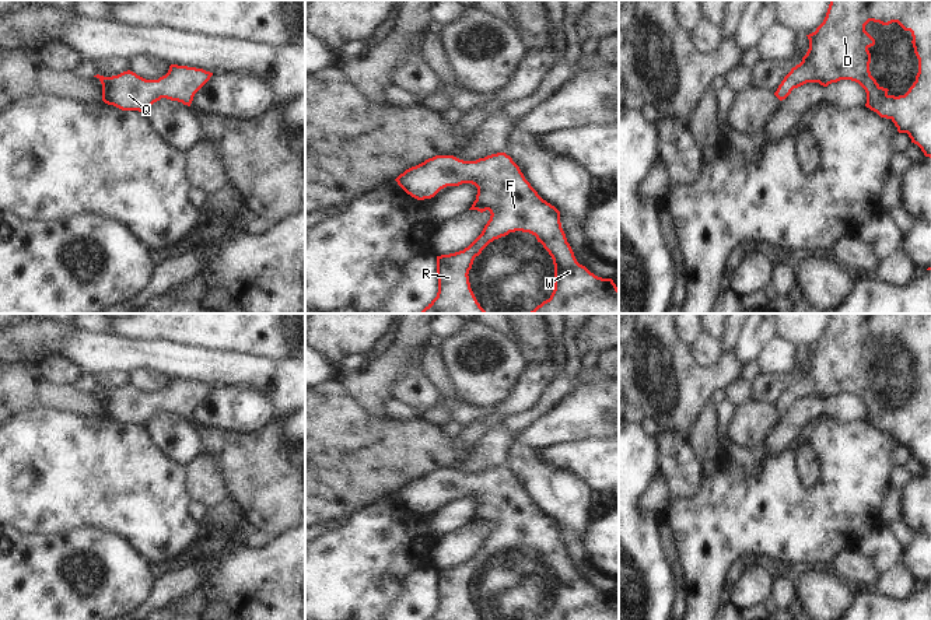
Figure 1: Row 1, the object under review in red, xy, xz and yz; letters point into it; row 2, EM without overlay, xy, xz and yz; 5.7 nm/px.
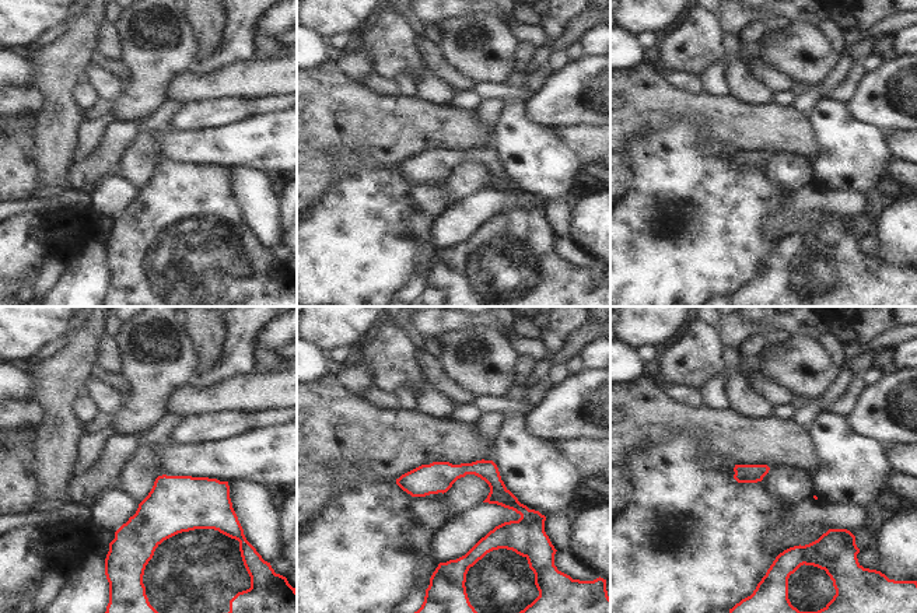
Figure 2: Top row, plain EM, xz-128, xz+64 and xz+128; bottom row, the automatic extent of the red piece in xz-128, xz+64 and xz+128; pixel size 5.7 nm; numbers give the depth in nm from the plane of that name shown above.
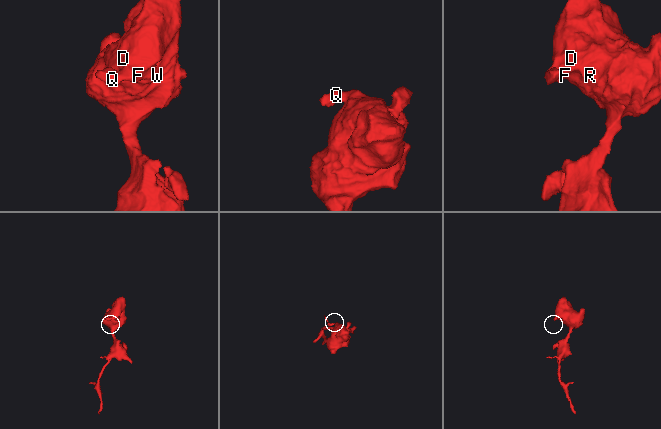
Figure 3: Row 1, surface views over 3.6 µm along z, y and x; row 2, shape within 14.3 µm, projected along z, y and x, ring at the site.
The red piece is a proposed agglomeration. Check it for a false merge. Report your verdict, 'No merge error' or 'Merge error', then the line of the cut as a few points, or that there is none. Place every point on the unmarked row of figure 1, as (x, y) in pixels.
No merge error. No split.

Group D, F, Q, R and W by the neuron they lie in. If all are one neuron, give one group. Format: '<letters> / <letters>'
D F Q R W

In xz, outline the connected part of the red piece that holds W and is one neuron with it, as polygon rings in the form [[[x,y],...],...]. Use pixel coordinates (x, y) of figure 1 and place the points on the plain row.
[[[505,466],[491,467],[476,474],[463,474],[454,469],[435,469],[406,483],[395,494],[417,514],[431,512],[447,500],[472,497],[477,501],[477,508],[469,523],[480,526],[489,523],[491,528],[482,547],[468,561],[437,570],[438,606],[428,620],[480,620],[468,589],[473,574],[490,556],[515,544],[535,549],[553,572],[554,603],[550,612],[538,620],[619,620],[619,602],[613,593],[598,591],[577,575],[561,542],[560,525],[538,508],[519,480]]]

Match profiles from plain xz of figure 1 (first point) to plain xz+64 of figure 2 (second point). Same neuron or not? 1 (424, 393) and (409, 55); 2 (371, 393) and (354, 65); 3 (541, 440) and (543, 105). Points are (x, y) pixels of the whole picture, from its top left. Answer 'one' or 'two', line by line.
1: one
2: one
3: one

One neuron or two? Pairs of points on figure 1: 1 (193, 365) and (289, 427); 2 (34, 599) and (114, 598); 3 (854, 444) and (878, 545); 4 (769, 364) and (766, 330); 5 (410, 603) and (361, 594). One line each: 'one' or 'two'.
1: two
2: one
3: two
4: two
5: two

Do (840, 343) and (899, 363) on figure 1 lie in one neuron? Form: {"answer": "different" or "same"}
{"answer": "same"}

